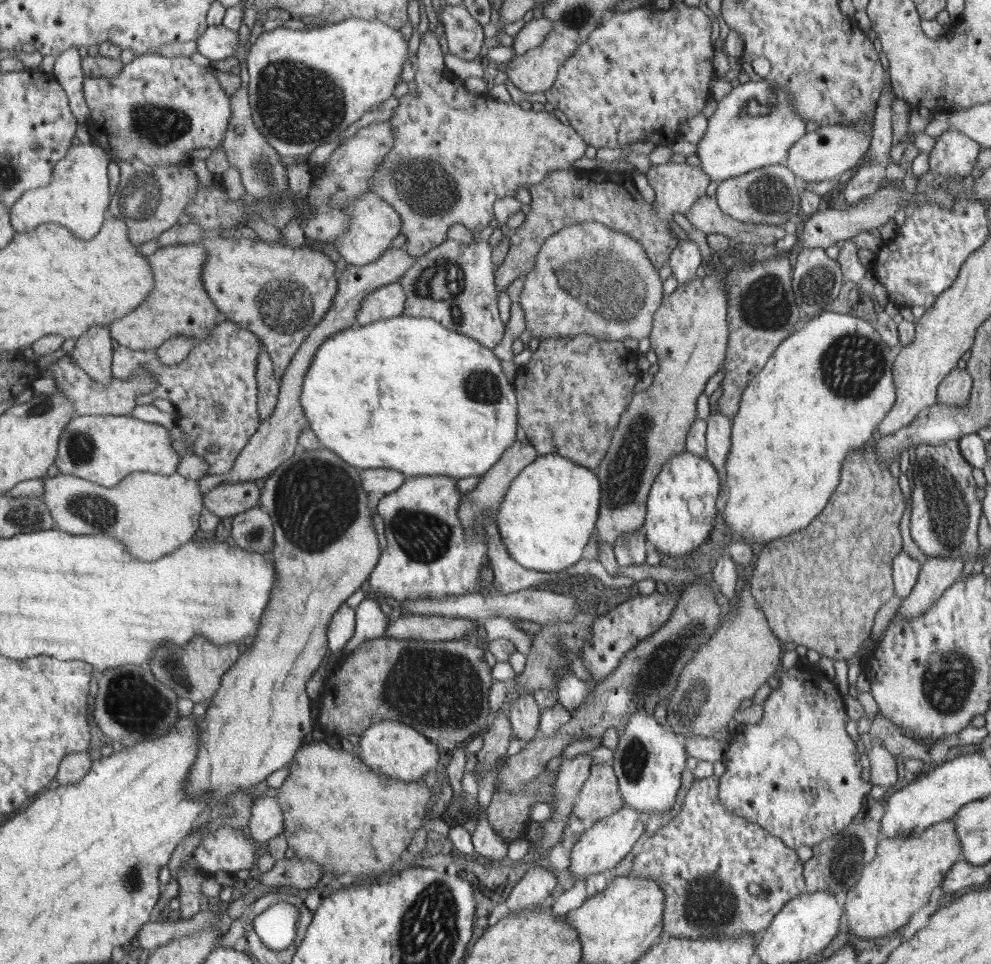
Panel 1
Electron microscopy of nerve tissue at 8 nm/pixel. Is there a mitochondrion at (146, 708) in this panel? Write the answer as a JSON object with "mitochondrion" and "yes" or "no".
{"mitochondrion":"yes"}

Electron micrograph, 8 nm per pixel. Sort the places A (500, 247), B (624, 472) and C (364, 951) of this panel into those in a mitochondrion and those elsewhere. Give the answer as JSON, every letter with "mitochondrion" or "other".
{"A":"other","B":"mitochondrion","C":"other"}

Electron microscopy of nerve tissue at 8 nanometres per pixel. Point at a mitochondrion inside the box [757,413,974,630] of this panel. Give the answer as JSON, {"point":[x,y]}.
{"point":[948,511]}

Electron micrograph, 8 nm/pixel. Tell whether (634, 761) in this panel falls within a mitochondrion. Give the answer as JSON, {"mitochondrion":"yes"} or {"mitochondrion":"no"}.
{"mitochondrion":"yes"}

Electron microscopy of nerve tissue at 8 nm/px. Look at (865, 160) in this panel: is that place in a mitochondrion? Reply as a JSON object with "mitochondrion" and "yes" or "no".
{"mitochondrion":"no"}

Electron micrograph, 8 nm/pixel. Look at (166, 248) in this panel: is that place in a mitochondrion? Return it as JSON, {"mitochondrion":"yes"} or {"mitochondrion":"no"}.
{"mitochondrion":"no"}

